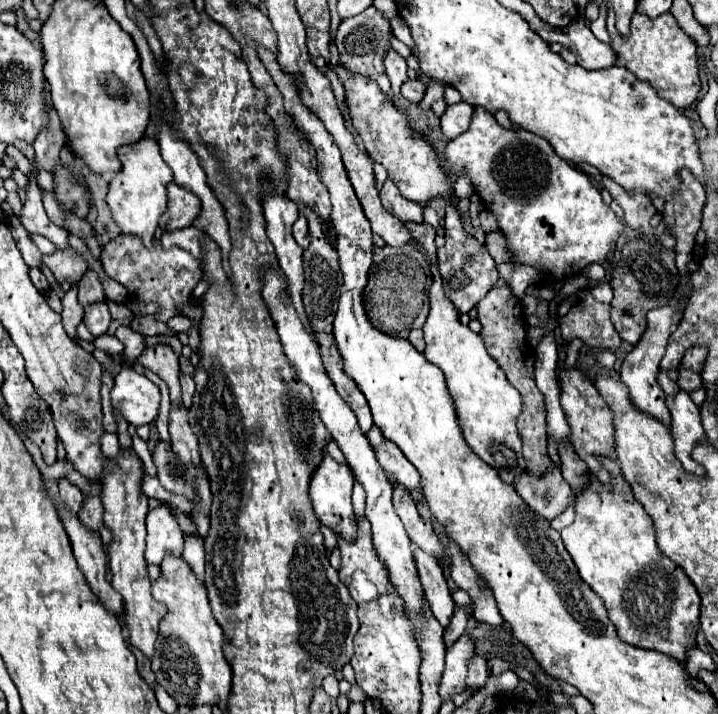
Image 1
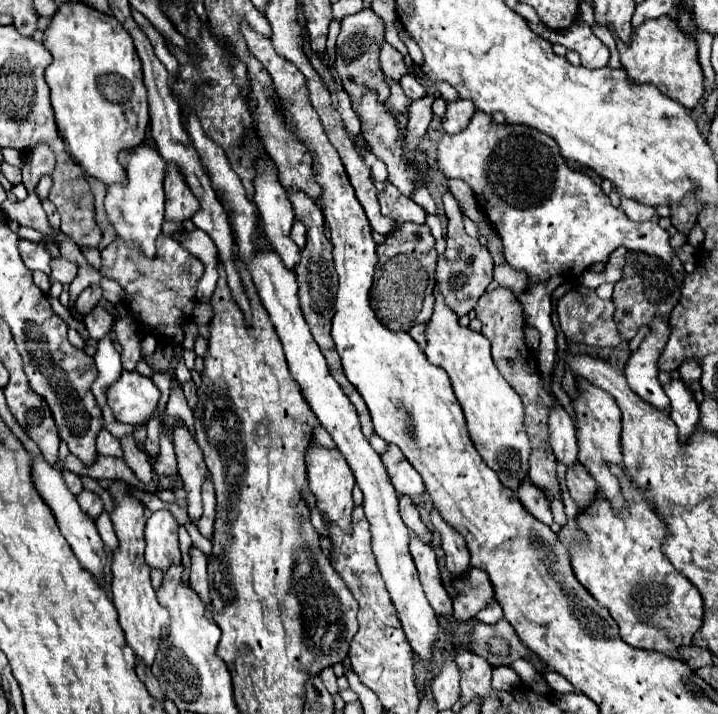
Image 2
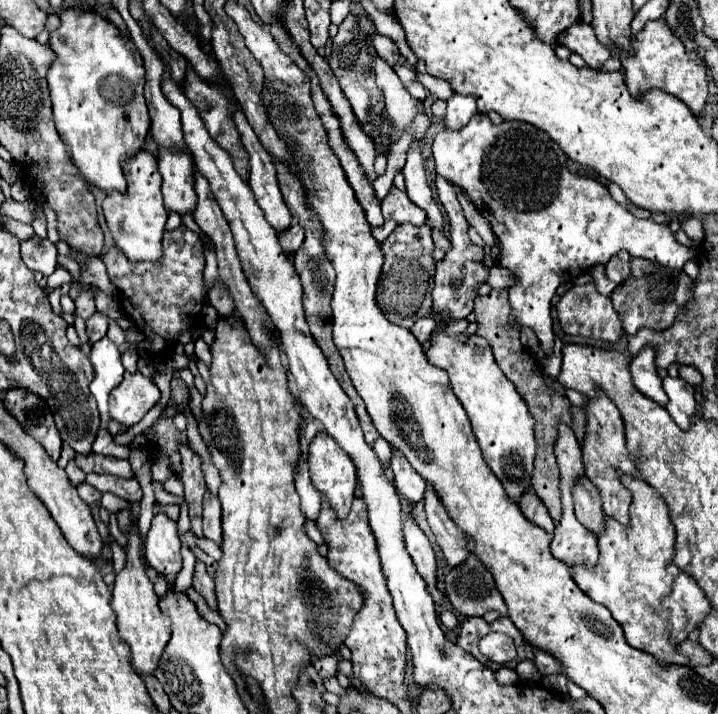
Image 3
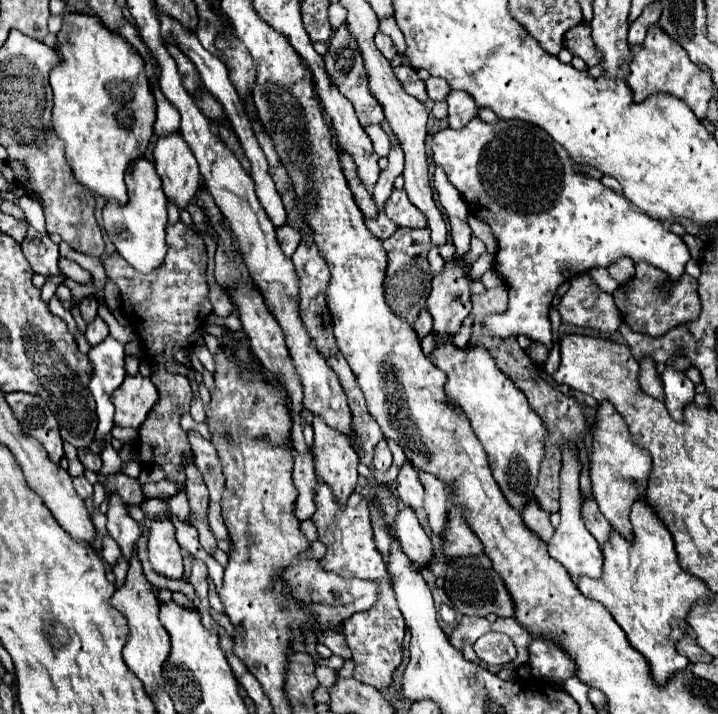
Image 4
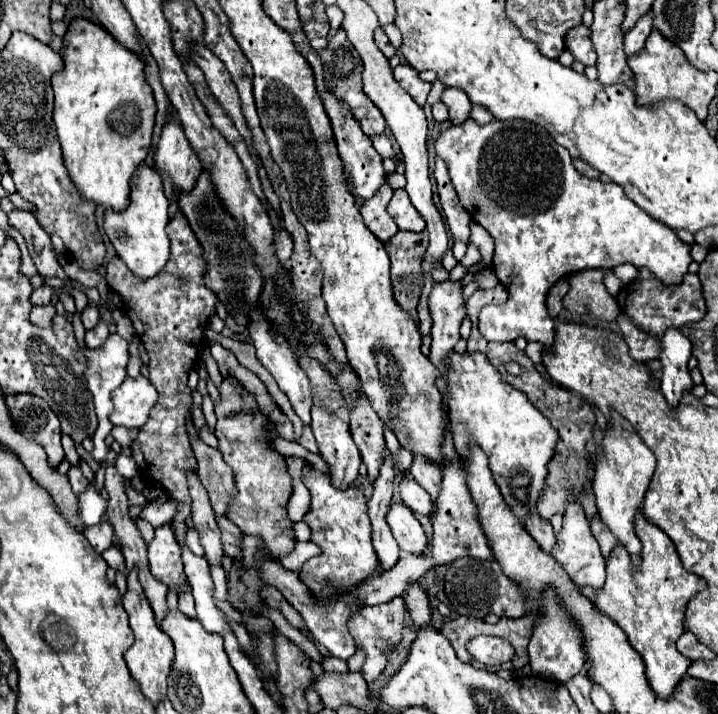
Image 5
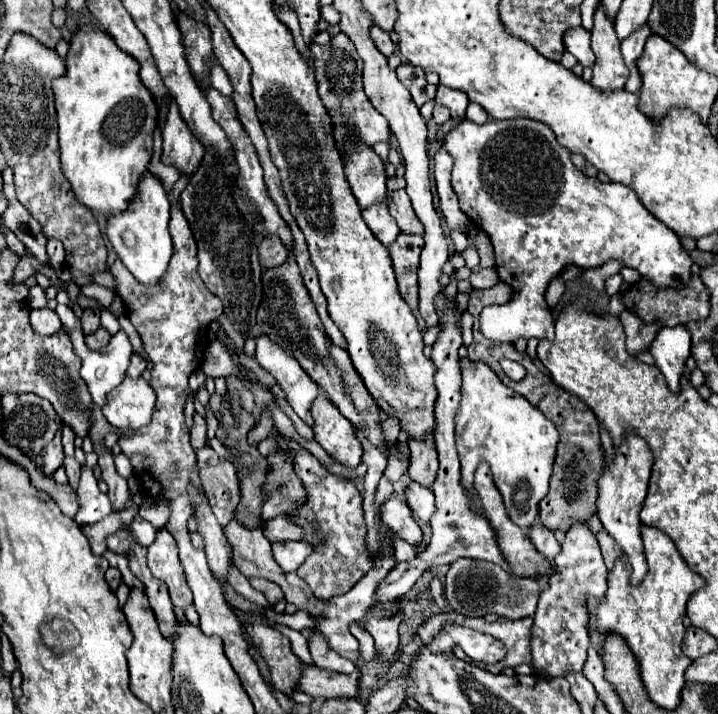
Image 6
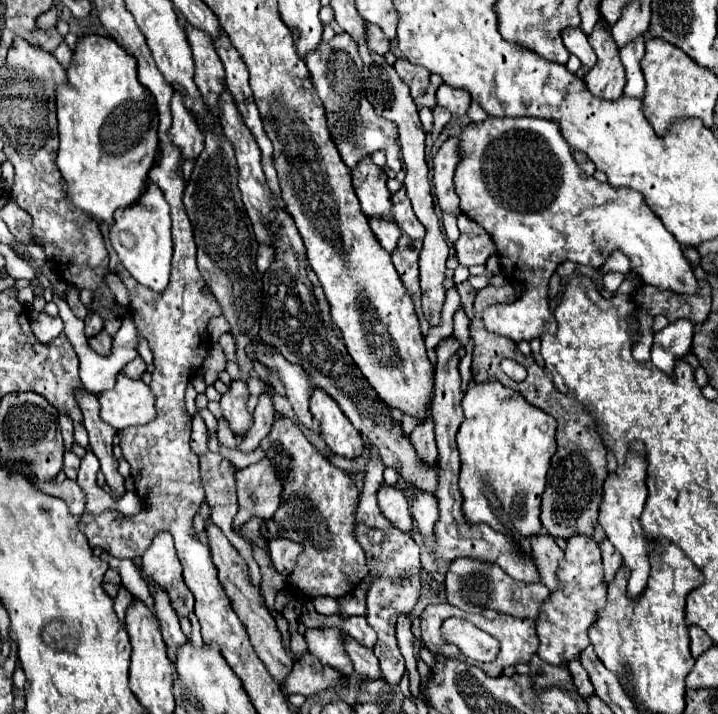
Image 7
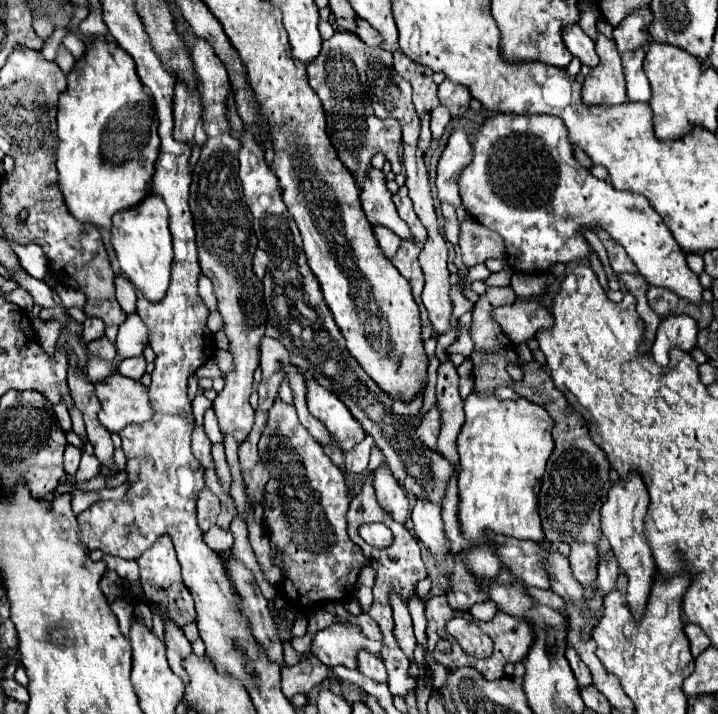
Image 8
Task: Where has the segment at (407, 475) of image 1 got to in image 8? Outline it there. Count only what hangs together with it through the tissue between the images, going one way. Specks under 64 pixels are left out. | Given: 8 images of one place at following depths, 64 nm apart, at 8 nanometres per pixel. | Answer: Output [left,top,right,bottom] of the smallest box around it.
[412,500,450,564]

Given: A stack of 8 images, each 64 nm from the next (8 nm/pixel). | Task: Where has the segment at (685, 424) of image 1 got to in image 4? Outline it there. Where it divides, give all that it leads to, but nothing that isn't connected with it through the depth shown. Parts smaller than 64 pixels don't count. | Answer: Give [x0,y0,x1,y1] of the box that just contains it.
[662,360,696,422]

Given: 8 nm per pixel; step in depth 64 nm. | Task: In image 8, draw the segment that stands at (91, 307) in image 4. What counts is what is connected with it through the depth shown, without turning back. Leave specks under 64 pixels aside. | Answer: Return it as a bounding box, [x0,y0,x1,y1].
[82,318,104,342]

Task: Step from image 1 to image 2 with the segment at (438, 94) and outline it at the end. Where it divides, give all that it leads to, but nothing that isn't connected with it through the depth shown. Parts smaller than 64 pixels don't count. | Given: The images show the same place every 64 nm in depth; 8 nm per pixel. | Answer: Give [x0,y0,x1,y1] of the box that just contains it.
[406,96,436,152]

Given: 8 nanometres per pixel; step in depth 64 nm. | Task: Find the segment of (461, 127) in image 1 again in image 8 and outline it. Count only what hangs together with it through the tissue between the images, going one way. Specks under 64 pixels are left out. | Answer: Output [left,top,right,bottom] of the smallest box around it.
[438,80,472,118]

